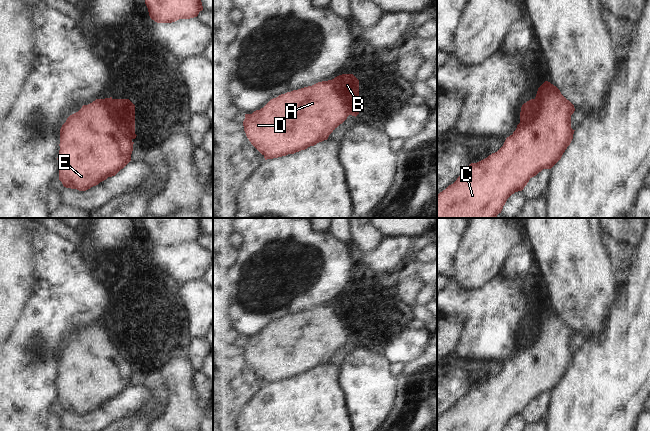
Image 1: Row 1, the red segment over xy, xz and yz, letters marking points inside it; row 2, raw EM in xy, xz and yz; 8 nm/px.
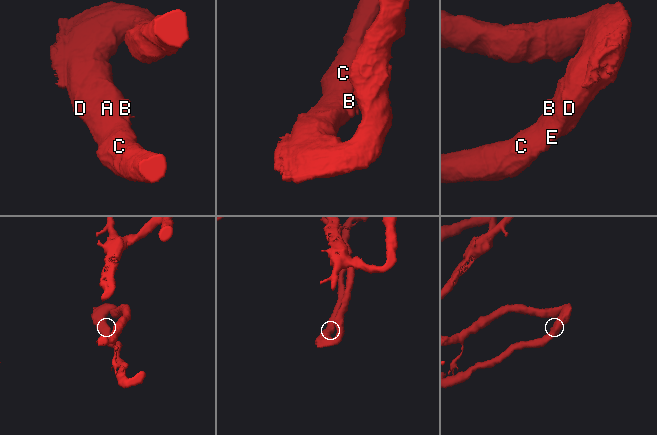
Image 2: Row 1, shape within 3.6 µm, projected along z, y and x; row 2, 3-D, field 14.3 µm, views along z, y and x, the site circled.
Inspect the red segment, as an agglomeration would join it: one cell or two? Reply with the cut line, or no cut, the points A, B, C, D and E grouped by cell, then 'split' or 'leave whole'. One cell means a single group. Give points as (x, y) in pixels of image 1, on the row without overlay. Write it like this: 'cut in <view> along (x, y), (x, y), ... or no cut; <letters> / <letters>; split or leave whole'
no cut; A B C D E; leave whole

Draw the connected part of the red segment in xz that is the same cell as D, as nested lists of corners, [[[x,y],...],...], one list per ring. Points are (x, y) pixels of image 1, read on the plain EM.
[[[342,298],[271,323],[260,334],[245,338],[243,350],[251,368],[267,384],[294,378],[327,364],[349,339],[358,338],[359,304],[353,298]]]

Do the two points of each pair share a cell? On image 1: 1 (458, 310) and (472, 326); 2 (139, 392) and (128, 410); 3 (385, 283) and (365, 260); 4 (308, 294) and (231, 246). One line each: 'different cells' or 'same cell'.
1: same cell
2: same cell
3: different cells
4: different cells

